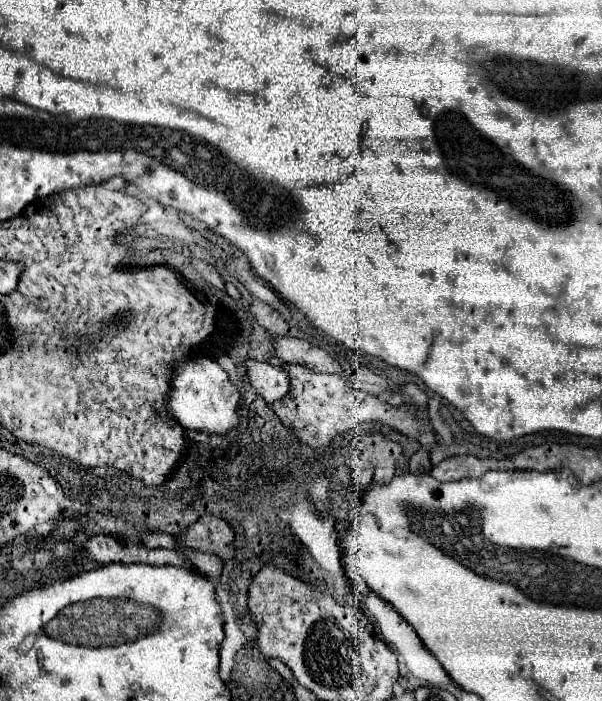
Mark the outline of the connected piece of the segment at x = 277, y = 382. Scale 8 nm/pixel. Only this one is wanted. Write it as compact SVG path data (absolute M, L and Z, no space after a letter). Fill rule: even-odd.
M248 359L246 367L248 367L248 379L252 387L258 391L258 395L264 397L268 405L276 401L284 401L288 397L290 379L284 367L274 367L254 359Z

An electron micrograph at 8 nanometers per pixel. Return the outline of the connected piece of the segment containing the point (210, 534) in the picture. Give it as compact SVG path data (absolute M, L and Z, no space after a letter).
M204 515L178 541L198 551L216 553L222 561L232 559L235 555L231 528L224 520L212 515Z

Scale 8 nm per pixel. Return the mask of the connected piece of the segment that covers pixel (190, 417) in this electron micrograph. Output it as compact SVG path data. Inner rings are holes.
M198 357L184 361L172 373L172 395L168 407L184 429L208 431L216 435L228 433L238 425L238 413L236 413L238 403L240 403L238 389L232 385L228 373L212 359Z

